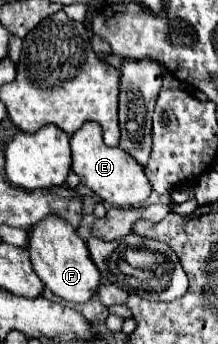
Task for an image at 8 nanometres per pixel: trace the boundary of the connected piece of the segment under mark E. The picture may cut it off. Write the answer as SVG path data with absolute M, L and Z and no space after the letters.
M93 121L83 123L83 127L71 135L71 159L71 171L103 201L119 207L131 207L143 203L151 193L151 185L143 173L143 167L131 155L123 153L123 149L105 145L99 125Z

